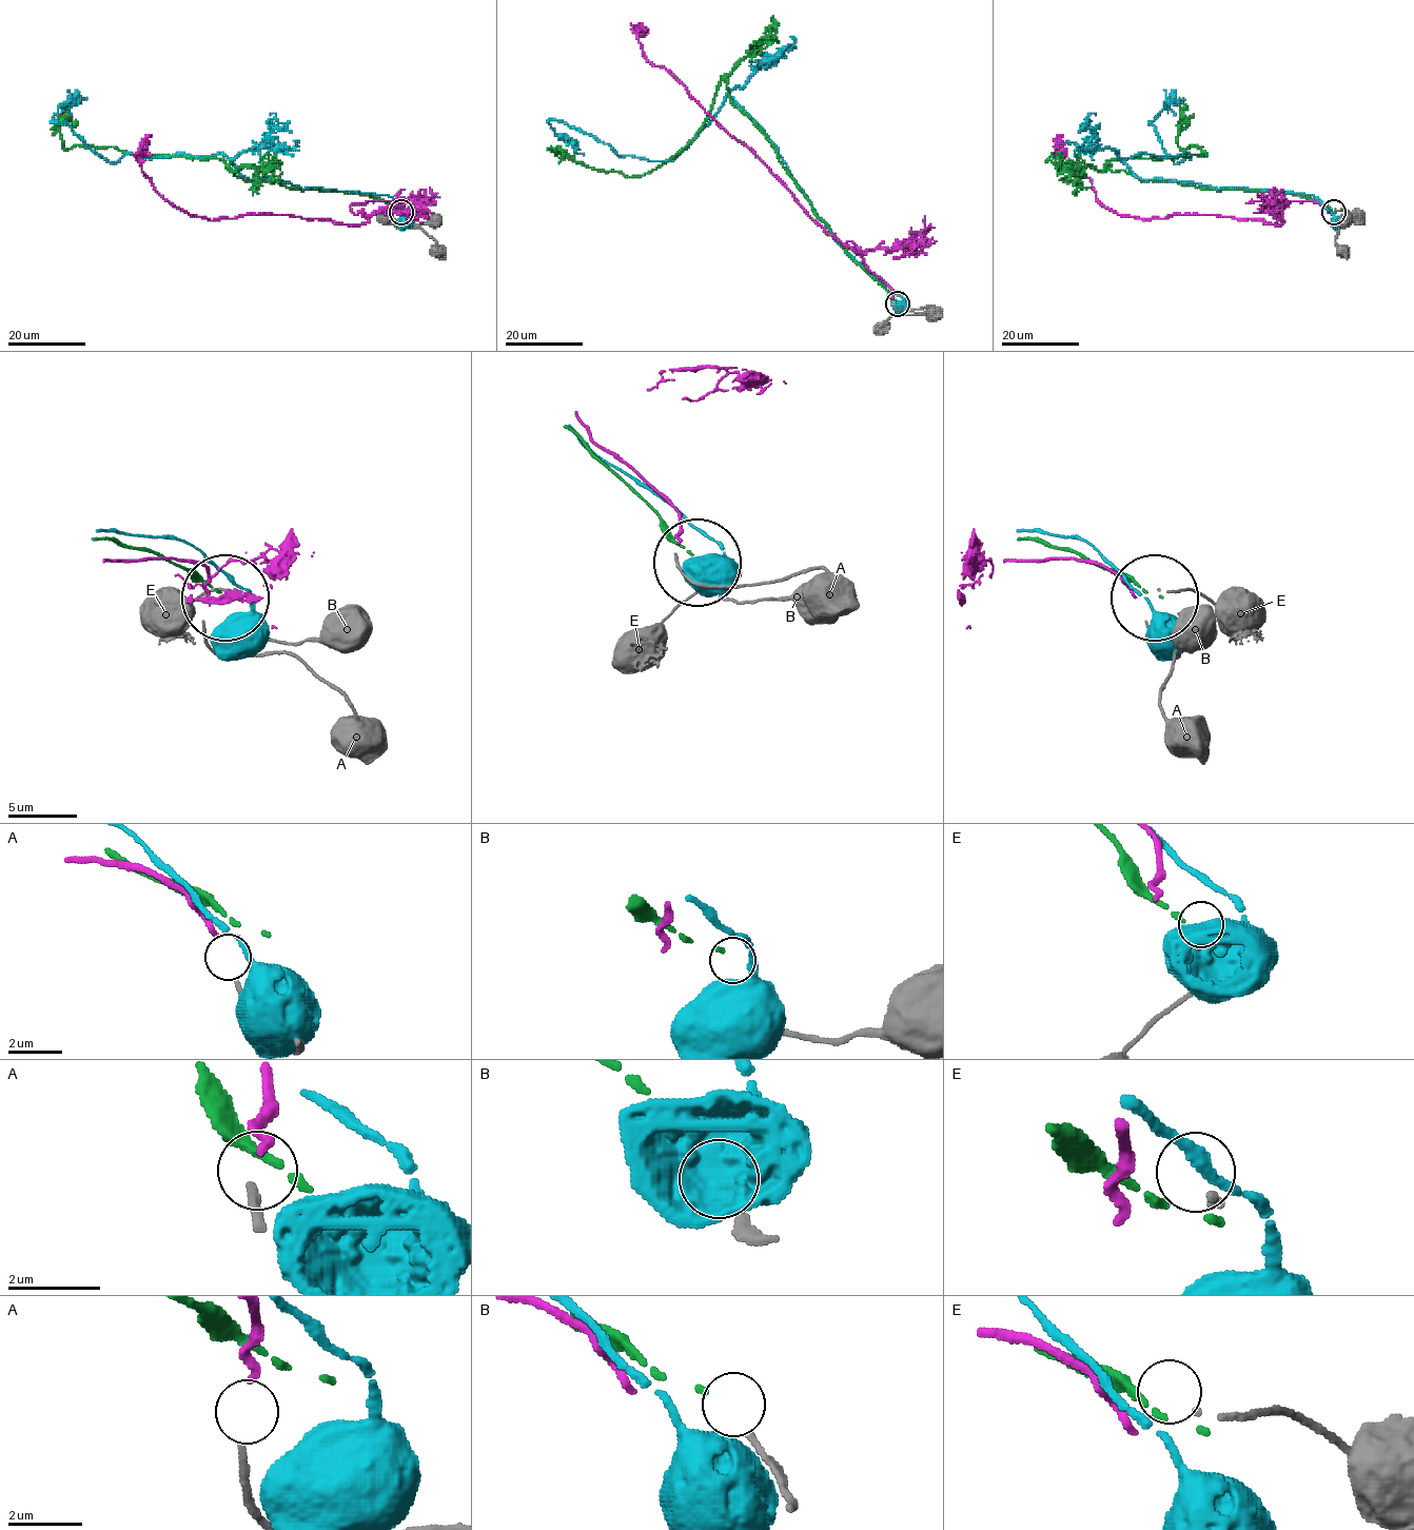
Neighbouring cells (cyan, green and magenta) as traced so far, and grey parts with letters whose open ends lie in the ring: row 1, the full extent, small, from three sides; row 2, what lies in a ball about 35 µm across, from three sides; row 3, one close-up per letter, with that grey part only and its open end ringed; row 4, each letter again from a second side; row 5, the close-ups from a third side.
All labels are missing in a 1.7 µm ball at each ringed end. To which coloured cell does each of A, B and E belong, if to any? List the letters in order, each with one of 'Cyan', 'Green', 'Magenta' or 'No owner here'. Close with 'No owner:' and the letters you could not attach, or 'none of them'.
A: Magenta
B: Green
E: No owner here
No owner: E

